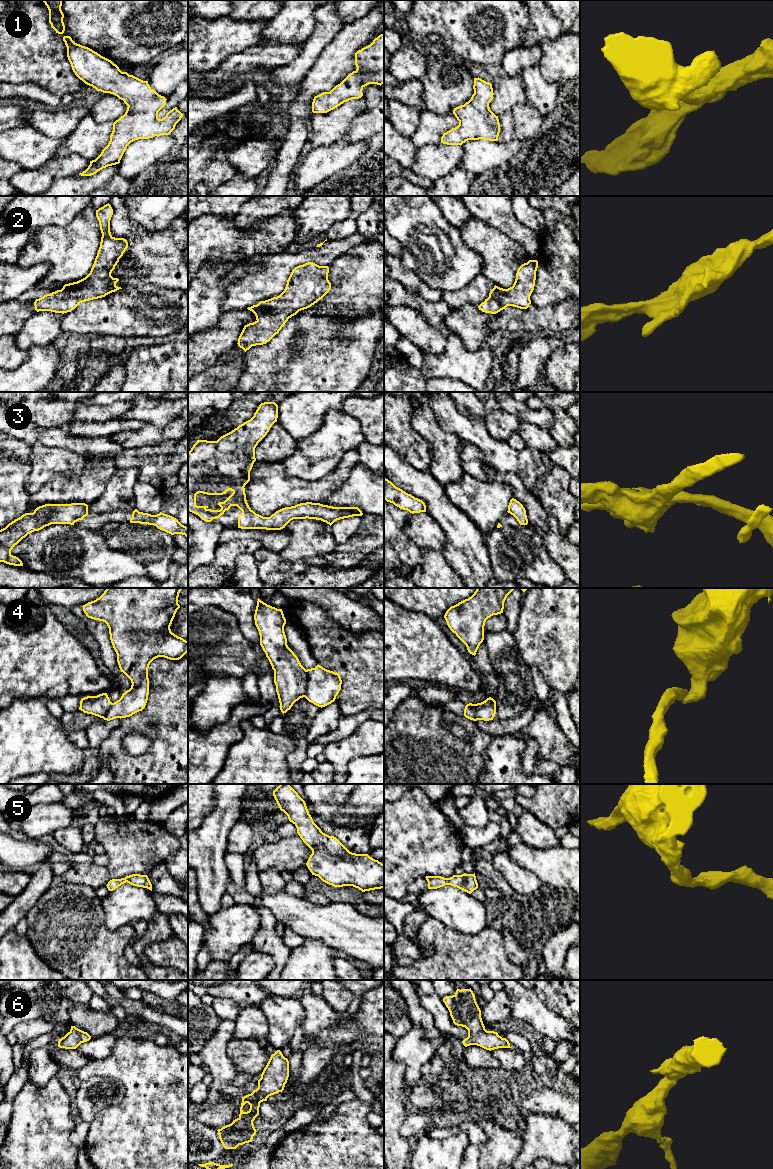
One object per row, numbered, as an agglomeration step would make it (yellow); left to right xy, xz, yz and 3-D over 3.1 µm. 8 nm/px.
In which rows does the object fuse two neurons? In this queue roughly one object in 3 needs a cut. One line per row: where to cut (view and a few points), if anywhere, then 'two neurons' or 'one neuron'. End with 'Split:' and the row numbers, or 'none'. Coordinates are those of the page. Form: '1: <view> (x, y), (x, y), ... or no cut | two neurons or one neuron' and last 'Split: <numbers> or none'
1: no cut | one neuron
2: no cut | one neuron
3: no cut | one neuron
4: xz (306, 670), (306, 691), (303, 696) | two neurons
5: no cut | one neuron
6: no cut | one neuron
Split: 4

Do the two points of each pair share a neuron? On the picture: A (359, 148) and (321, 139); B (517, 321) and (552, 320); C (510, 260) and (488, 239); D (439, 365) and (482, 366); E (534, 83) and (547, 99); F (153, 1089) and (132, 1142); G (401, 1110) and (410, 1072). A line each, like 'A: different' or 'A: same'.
A: different
B: same
C: same
D: same
E: same
F: same
G: different

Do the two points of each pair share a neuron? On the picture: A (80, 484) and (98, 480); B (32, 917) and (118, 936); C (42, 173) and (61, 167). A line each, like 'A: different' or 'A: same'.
A: same
B: same
C: same

